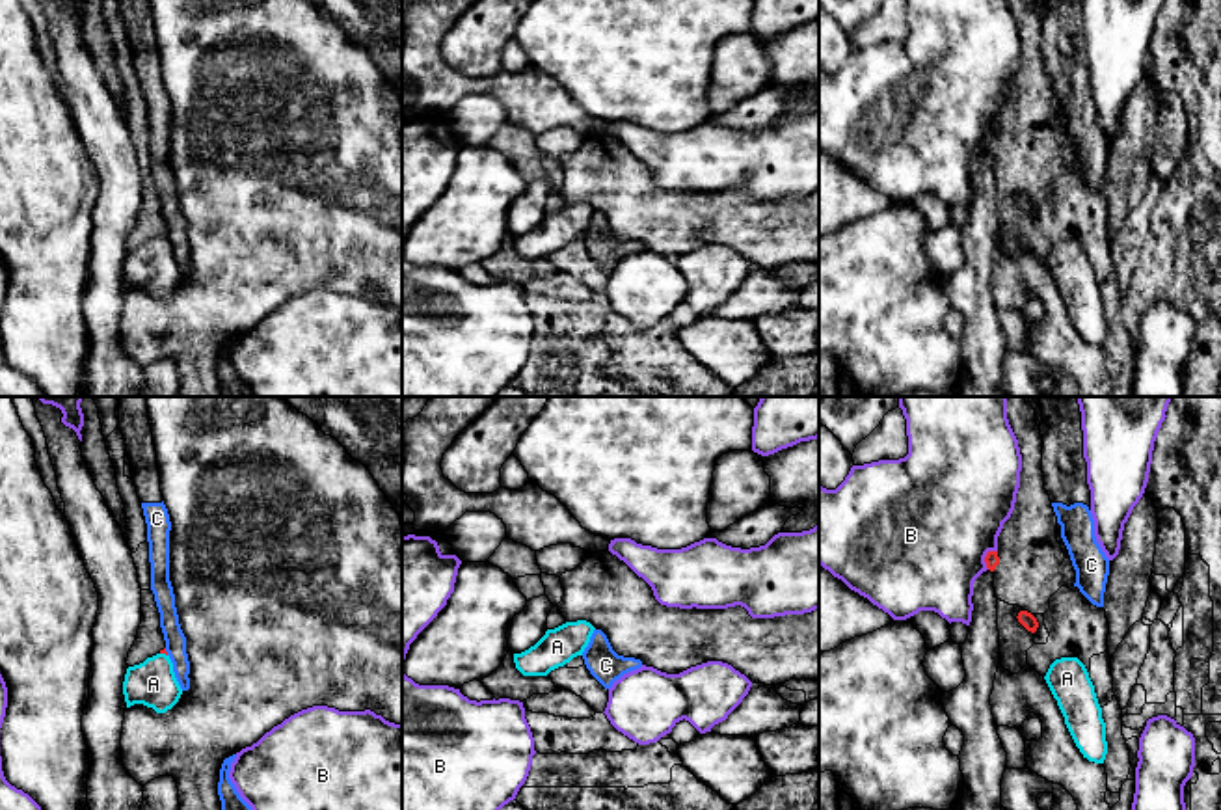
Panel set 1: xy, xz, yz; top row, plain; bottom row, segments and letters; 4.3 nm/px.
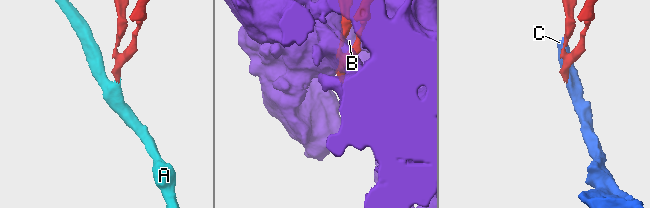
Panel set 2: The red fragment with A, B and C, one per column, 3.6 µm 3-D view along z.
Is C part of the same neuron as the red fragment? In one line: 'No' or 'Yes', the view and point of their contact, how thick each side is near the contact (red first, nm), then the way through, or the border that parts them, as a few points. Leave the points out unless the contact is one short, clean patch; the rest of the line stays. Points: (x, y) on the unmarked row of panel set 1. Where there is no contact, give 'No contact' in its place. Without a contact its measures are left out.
No. Touches red at xy (166, 235). Thickness 20 nm (red) against 100 nm. Boundary: xy (164, 231), (168, 237)

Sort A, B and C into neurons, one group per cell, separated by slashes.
A / B / C

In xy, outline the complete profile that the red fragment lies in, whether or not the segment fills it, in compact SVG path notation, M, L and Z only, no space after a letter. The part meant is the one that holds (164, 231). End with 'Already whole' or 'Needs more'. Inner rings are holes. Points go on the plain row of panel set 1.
M166 231L143 246L127 251L123 277L127 290L143 287L156 296L166 296L179 285L182 272Z. Needs more

